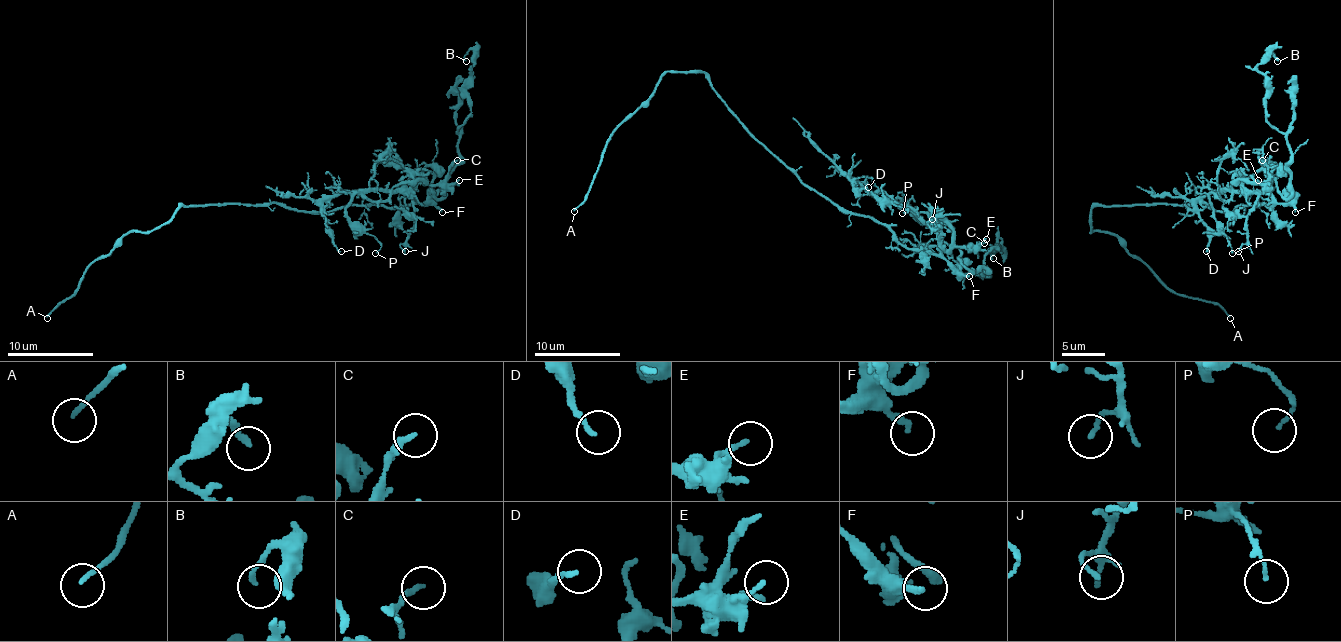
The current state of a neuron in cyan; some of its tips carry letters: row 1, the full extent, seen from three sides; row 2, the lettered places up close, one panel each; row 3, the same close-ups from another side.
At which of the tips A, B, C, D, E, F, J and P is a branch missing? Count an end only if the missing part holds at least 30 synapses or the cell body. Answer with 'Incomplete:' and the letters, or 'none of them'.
Incomplete: A

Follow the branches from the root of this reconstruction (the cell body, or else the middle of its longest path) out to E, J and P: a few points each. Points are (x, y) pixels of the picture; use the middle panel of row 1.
E: (801, 181), (840, 206), (881, 222), (900, 243), (913, 250), (939, 254), (954, 247), (976, 247), (986, 239)
J: (801, 181), (840, 206), (881, 222), (907, 247), (926, 250), (941, 235), (941, 228), (928, 224), (932, 219)
P: (801, 181), (881, 222), (907, 247), (926, 250), (937, 235), (881, 189), (872, 194), (902, 213)

